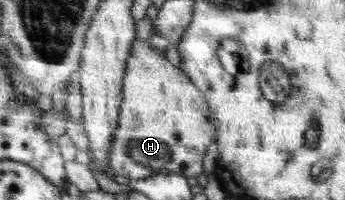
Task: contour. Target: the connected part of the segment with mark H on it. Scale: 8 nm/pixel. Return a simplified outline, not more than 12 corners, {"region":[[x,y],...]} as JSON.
{"region":[[133,42],[110,165],[202,178],[208,99]]}

